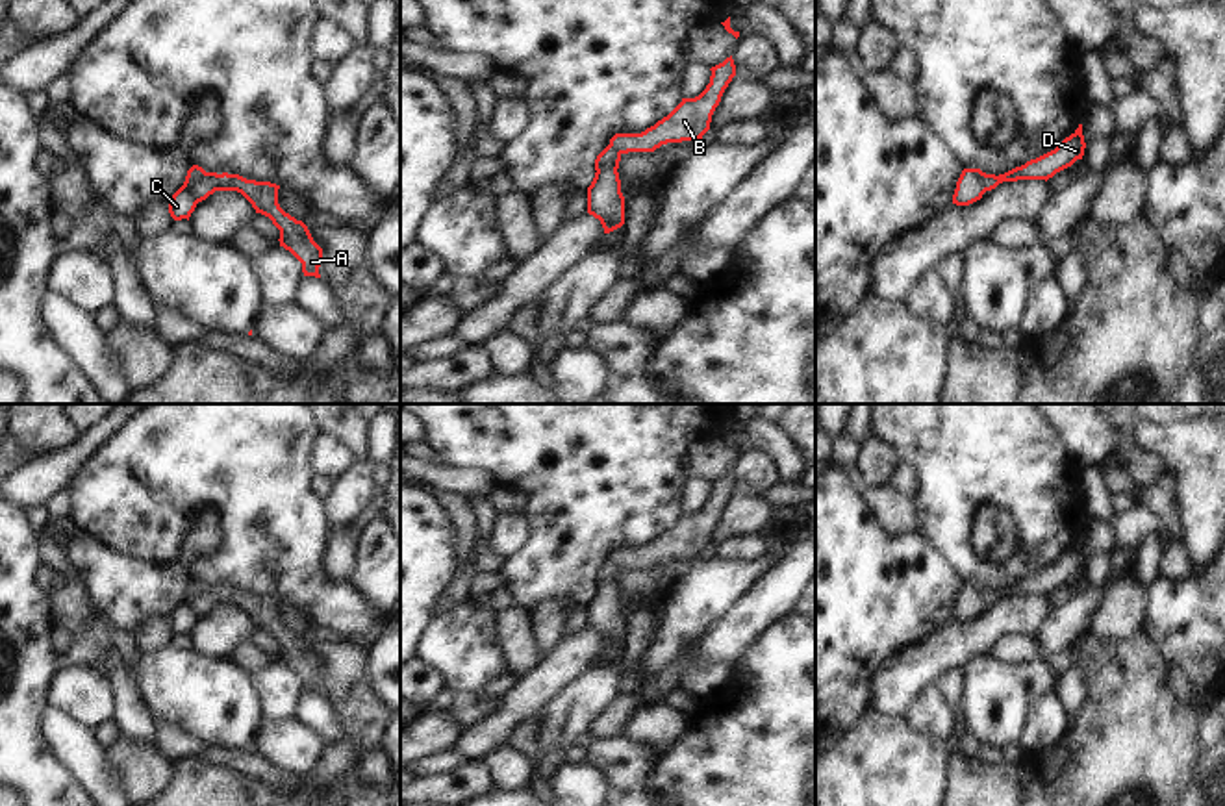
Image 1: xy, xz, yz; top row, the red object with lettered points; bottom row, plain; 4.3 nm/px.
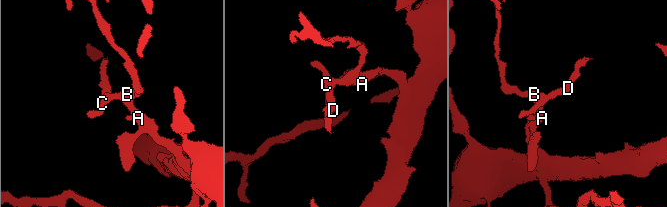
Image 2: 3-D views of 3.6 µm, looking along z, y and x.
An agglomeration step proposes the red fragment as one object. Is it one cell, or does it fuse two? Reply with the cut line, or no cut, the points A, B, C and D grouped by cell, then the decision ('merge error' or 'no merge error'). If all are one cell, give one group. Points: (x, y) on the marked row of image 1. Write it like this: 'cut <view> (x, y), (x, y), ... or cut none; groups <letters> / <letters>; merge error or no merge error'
cut xy (204, 171), (193, 184), (193, 199), (197, 202); groups A B / C D; merge error

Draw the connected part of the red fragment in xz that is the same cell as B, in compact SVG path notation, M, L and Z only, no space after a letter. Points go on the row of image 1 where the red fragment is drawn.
M732 56L710 69L710 83L695 98L682 98L682 102L654 126L641 133L615 133L610 145L619 154L628 152L654 152L667 143L699 141L710 130L712 115L721 102L721 96L732 78L736 65Z

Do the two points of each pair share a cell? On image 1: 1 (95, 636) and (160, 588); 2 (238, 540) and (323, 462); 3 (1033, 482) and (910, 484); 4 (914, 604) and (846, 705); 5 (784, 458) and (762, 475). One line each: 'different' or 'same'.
1: different
2: different
3: different
4: same
5: different

